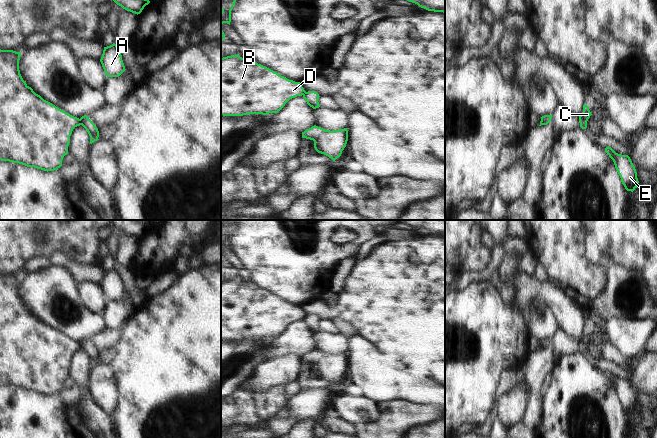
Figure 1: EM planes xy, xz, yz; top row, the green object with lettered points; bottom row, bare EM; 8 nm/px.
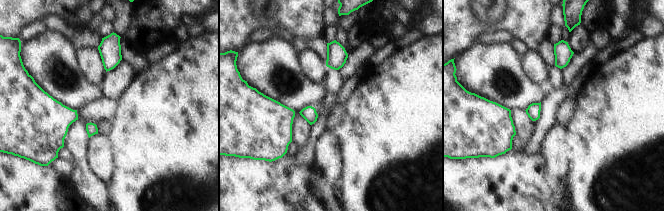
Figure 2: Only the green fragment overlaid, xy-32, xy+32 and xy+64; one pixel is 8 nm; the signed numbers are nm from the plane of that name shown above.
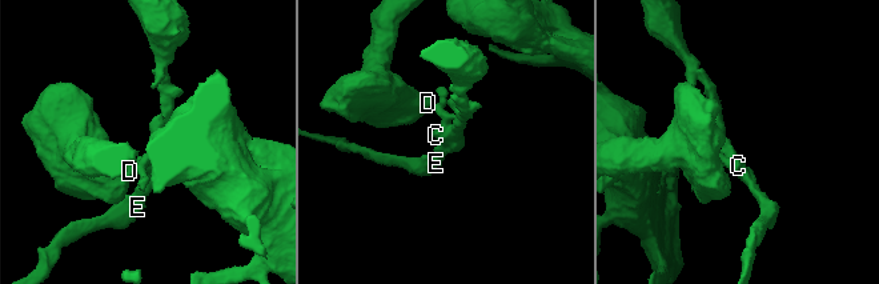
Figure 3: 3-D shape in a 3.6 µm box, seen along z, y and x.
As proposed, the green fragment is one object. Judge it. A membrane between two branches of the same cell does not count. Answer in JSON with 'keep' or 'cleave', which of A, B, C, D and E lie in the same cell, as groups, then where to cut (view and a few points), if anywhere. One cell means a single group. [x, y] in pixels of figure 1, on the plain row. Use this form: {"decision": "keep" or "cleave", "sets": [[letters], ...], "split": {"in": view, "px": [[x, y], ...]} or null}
{"decision": "cleave", "sets": [["A", "C", "E"], ["B", "D"]], "split": {"in": "xy", "px": [[79, 343], [82, 348]]}}

